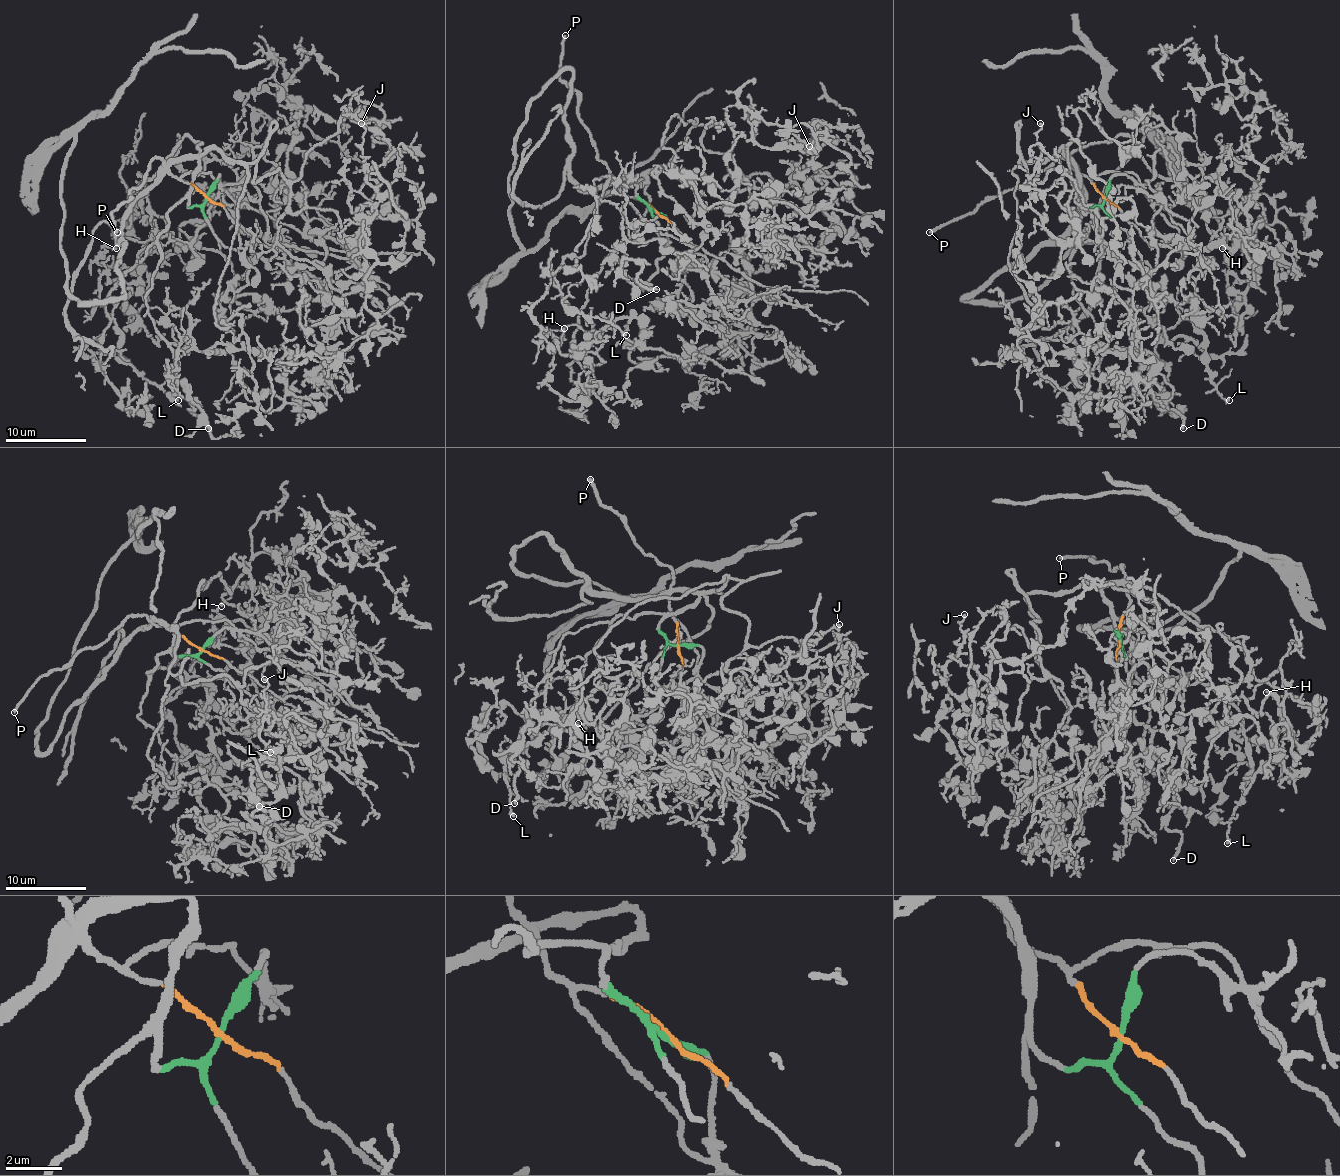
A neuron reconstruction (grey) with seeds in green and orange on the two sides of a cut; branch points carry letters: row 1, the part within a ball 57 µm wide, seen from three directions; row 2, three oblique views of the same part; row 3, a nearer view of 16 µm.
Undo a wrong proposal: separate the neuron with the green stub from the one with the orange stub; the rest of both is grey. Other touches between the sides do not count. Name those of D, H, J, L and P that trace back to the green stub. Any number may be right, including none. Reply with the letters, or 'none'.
D, H, J, L

